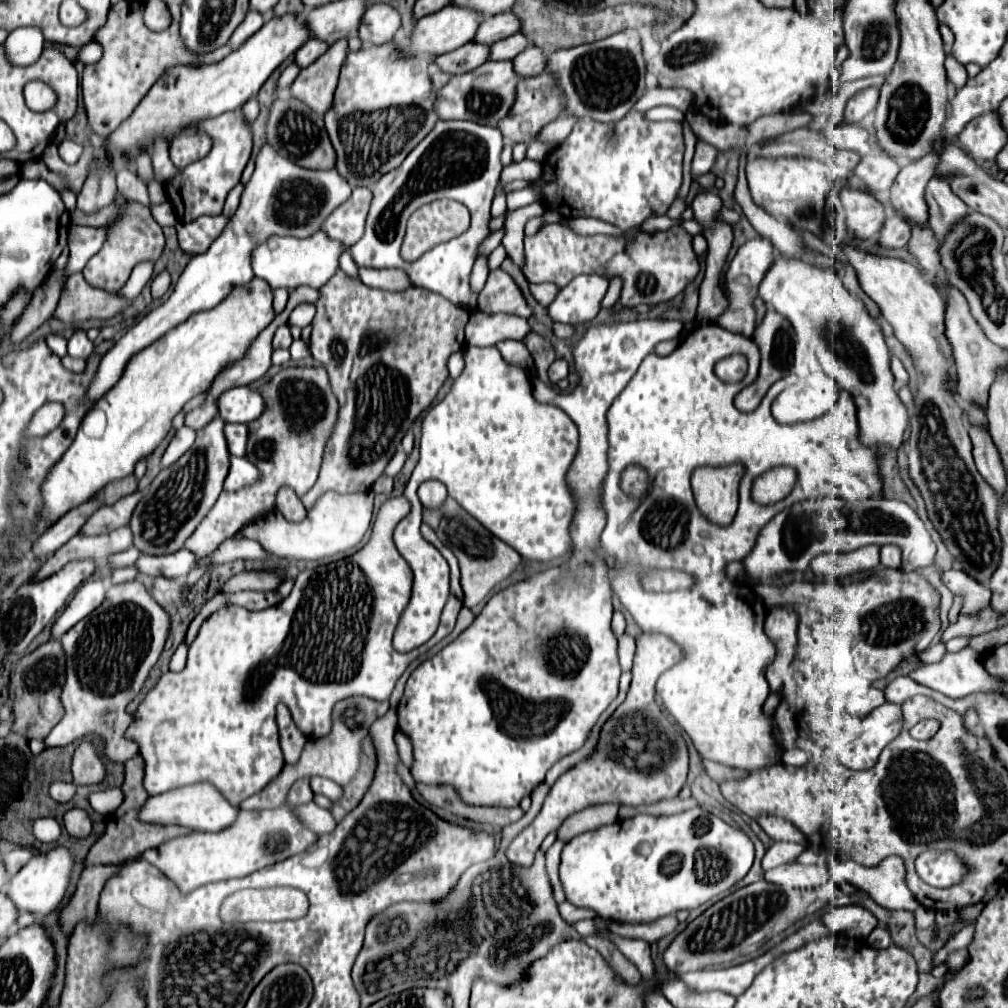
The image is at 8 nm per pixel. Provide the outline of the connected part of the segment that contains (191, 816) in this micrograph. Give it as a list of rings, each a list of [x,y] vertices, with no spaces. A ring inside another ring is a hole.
[[[199,782],[159,796],[151,796],[145,804],[145,810],[141,810],[141,820],[157,824],[179,824],[201,832],[219,832],[229,828],[237,820],[237,814],[239,808],[233,806],[211,782]]]

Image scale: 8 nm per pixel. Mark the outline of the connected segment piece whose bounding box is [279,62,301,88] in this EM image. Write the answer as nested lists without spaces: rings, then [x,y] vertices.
[[[293,62],[293,64],[289,64],[289,66],[283,70],[283,74],[279,76],[279,88],[291,86],[291,82],[297,78],[299,70],[301,70],[301,68],[297,68],[297,64],[295,64],[295,62]]]

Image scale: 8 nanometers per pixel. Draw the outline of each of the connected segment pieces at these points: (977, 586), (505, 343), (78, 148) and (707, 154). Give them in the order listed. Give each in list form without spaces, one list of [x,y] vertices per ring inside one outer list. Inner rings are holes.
[[[945,570],[941,572],[941,580],[953,594],[961,594],[965,598],[961,612],[977,612],[991,600],[991,588],[985,582],[977,582],[963,570]]]
[[[501,340],[495,344],[497,350],[501,352],[501,356],[507,360],[507,362],[513,362],[513,364],[521,364],[525,366],[525,370],[533,376],[535,374],[535,366],[533,366],[533,358],[531,354],[527,352],[525,344],[523,342],[517,342],[517,340]]]
[[[63,140],[61,146],[59,146],[59,152],[61,152],[61,158],[63,158],[65,162],[73,164],[73,162],[79,160],[79,156],[81,156],[81,152],[83,152],[83,146],[81,146],[81,144],[75,144],[75,142],[71,142],[71,140]]]
[[[703,142],[697,144],[691,172],[693,172],[695,176],[701,176],[701,174],[711,172],[713,166],[715,166],[715,162],[717,162],[717,156],[719,156],[719,150],[713,148],[711,144],[703,144]]]

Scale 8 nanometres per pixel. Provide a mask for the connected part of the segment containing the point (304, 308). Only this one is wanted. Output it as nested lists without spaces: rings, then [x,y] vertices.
[[[299,304],[291,312],[291,326],[299,326],[301,329],[309,326],[313,320],[314,311],[316,312],[316,308],[312,304]]]

